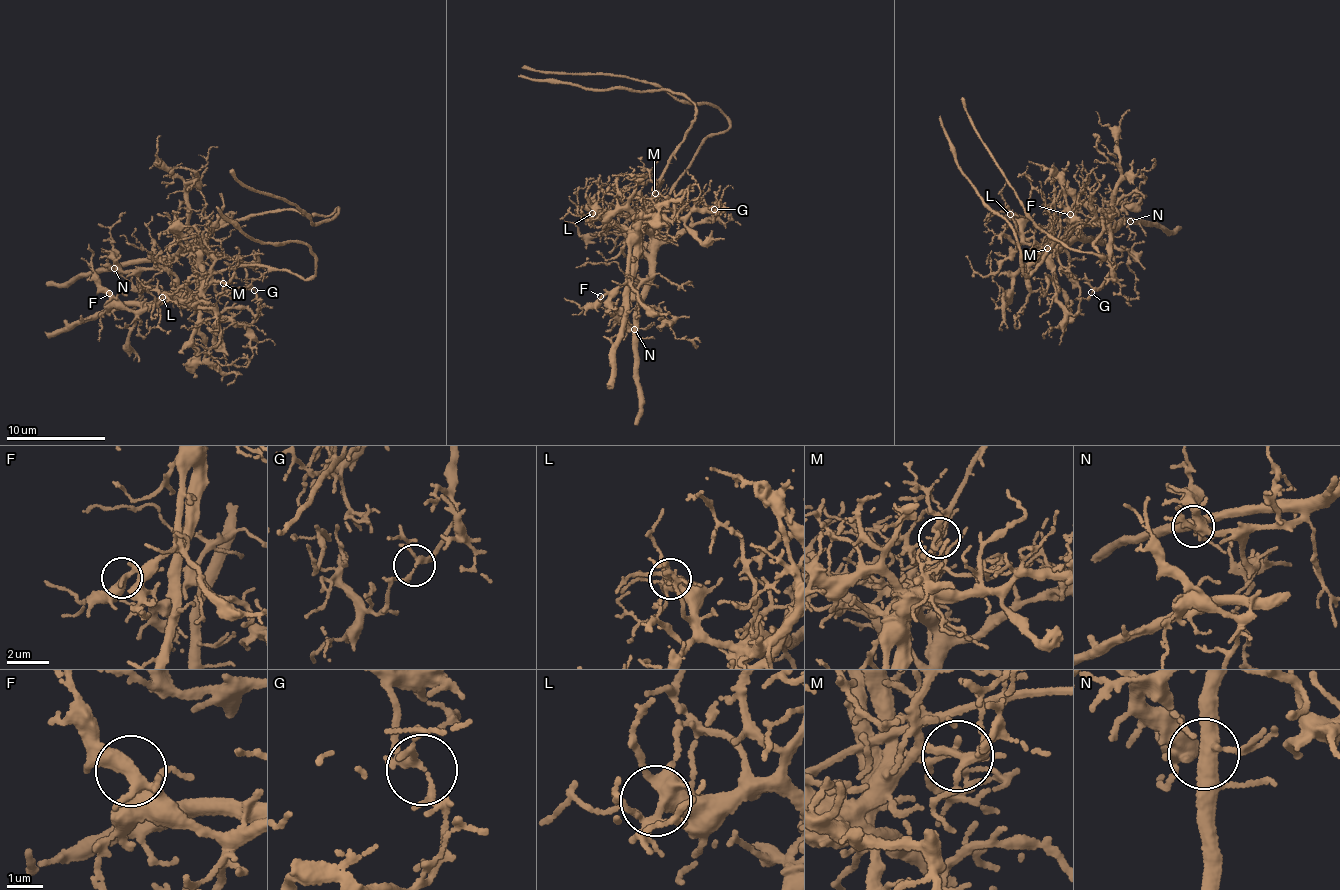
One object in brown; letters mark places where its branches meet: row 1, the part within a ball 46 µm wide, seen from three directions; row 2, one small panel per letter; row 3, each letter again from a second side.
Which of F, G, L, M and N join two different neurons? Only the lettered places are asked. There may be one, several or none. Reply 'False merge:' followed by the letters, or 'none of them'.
False merge: G

